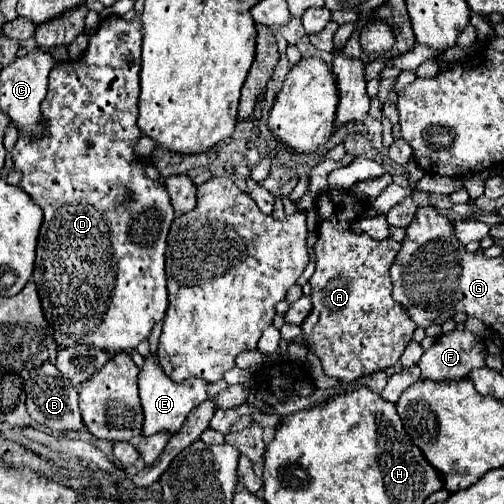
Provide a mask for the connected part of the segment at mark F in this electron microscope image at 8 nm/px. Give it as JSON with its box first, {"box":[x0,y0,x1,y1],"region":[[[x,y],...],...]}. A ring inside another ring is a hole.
{"box":[418,328,486,380],"region":[[[456,328],[450,334],[442,334],[422,354],[418,366],[424,378],[430,380],[452,380],[464,378],[470,370],[486,364],[486,344],[480,336]]]}

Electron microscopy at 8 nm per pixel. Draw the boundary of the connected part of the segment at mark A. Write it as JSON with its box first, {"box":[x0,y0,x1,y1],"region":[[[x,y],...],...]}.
{"box":[304,188,416,382],"region":[[[328,188],[320,196],[316,196],[316,210],[318,210],[318,240],[314,246],[316,272],[310,278],[314,308],[304,322],[304,340],[308,342],[310,350],[320,358],[322,368],[328,376],[334,376],[342,382],[352,382],[376,370],[390,368],[402,356],[406,344],[412,340],[416,324],[410,320],[404,308],[392,298],[392,282],[388,274],[400,246],[388,246],[388,242],[372,240],[368,234],[350,232],[352,222],[356,222],[364,214],[364,202],[352,196],[350,190]]]}

